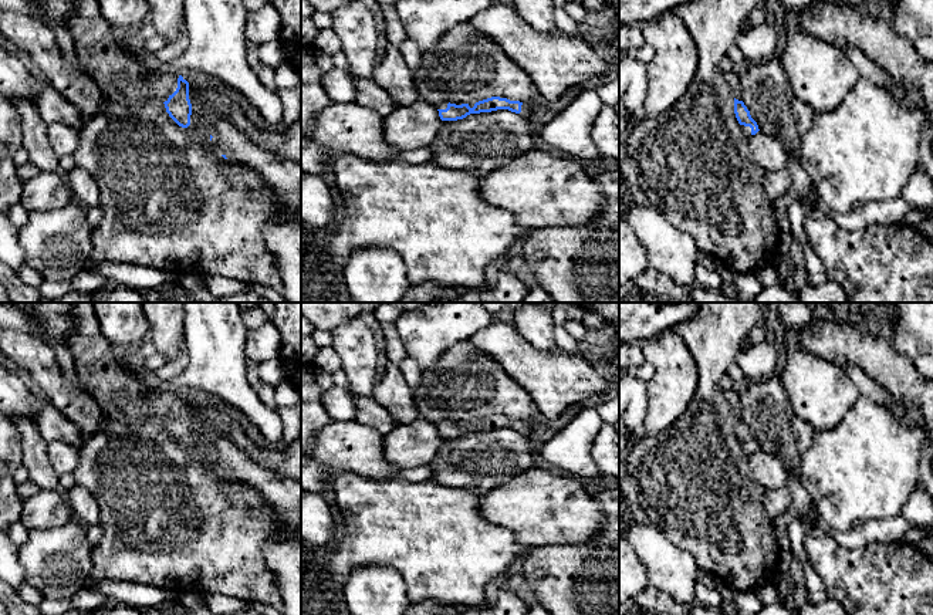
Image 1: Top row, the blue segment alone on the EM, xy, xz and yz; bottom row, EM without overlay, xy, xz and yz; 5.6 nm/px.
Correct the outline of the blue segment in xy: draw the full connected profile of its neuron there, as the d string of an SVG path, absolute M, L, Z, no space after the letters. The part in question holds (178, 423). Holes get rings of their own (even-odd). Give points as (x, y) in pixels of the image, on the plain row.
M72 303L72 331L67 339L77 375L107 418L131 423L151 416L163 420L169 435L192 446L189 401L168 386L145 388L121 364L119 351L104 337L94 303Z

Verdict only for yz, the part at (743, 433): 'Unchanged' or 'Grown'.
Grown

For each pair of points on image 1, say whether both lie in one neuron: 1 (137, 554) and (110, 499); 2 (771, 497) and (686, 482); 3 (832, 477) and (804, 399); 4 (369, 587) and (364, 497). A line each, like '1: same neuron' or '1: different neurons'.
1: same neuron
2: different neurons
3: different neurons
4: different neurons

